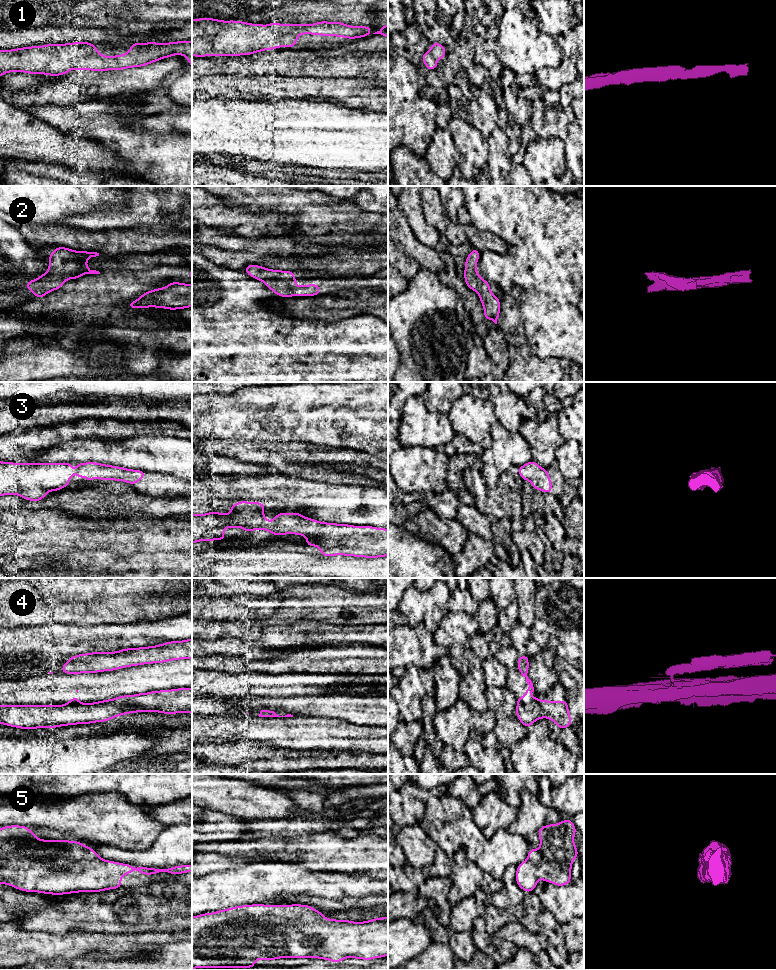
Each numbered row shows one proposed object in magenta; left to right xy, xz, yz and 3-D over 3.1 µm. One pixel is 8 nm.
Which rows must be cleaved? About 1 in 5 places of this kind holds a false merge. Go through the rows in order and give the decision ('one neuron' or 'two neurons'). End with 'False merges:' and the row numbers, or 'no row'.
1: one neuron
2: one neuron
3: one neuron
4: two neurons
5: one neuron
False merges: 4

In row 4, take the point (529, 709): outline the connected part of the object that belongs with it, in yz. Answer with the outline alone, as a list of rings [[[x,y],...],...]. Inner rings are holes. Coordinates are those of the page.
[[[521,673],[526,678],[529,689],[523,690],[525,697],[516,697],[516,716],[518,720],[526,727],[530,727],[534,722],[541,718],[551,719],[555,725],[561,730],[572,725],[568,703],[564,701],[548,701],[539,700],[536,697],[531,697],[534,692],[532,681],[527,674]]]

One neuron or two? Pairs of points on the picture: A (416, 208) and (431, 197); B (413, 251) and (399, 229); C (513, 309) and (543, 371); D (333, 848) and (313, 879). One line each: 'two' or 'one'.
A: two
B: one
C: one
D: two

